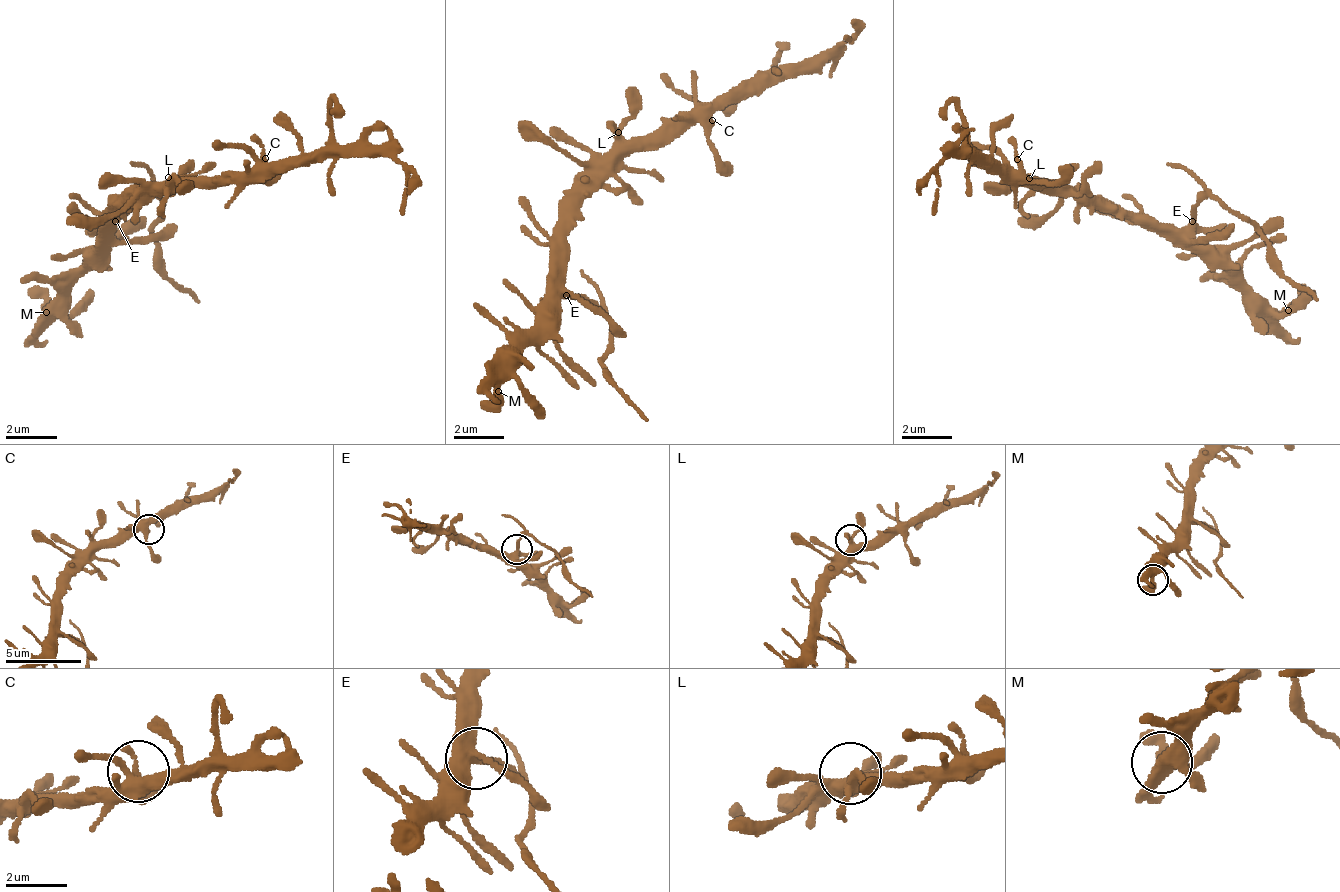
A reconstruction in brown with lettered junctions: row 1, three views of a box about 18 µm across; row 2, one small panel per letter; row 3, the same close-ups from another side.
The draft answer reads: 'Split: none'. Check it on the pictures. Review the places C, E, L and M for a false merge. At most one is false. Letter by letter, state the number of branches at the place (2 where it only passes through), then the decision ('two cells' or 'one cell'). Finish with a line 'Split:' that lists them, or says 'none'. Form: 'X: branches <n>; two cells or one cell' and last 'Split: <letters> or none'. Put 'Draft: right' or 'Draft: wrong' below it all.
C: branches 4; one cell
E: branches 4; two cells
L: branches 4; one cell
M: branches 3; one cell
Split: E
Draft: wrong

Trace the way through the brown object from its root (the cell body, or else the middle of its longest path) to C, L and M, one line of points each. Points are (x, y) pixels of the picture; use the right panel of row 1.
C: (1080, 197), (1073, 197), (1061, 184), (1036, 184), (1029, 178), (1023, 178), (1017, 159)
L: (1080, 197), (1055, 197), (1048, 191), (1042, 191), (1029, 178)
M: (1080, 197), (1118, 203), (1130, 216), (1155, 216), (1187, 228), (1275, 310), (1288, 310)

